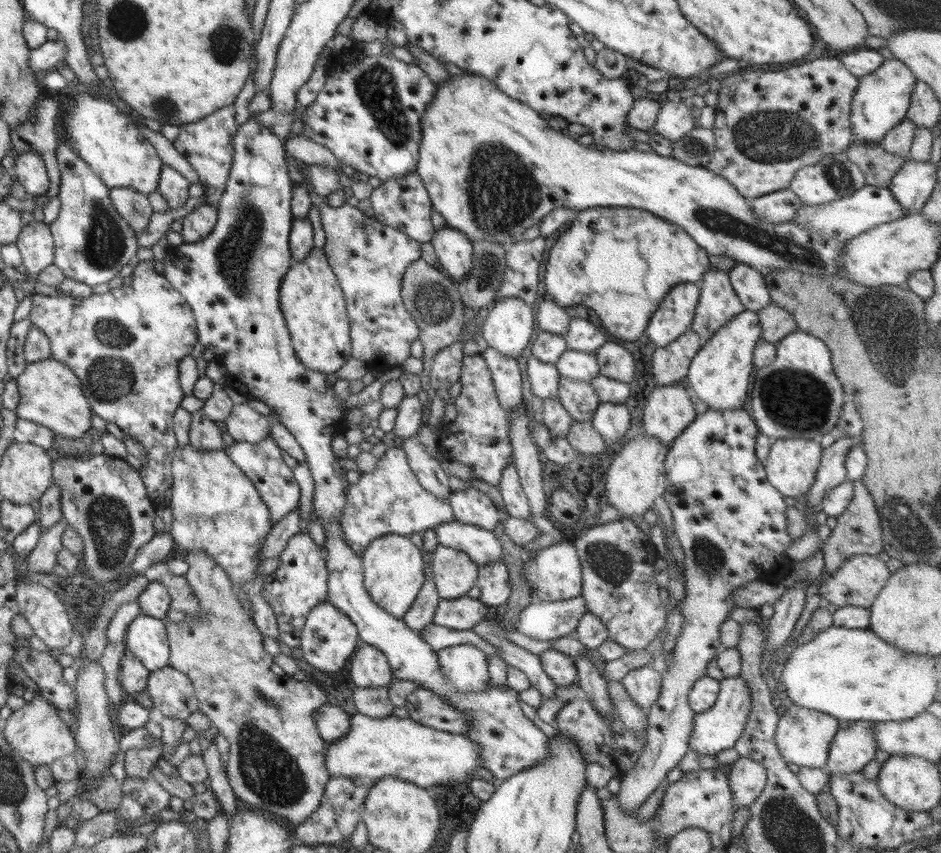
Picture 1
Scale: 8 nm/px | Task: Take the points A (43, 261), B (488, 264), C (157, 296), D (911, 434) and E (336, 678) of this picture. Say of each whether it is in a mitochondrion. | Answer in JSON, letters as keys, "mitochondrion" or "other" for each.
{"A":"other","B":"mitochondrion","C":"other","D":"other","E":"other"}

